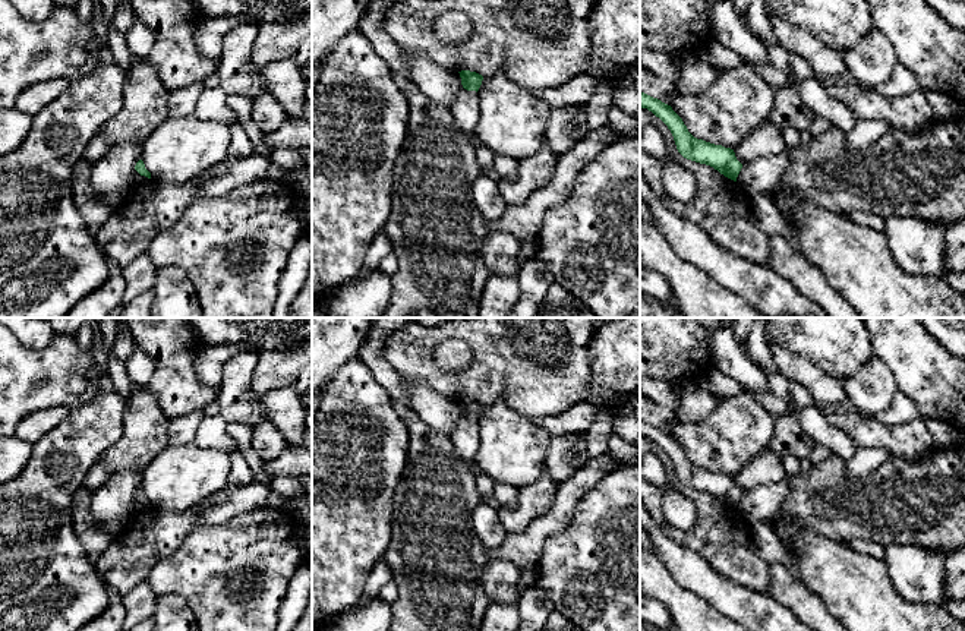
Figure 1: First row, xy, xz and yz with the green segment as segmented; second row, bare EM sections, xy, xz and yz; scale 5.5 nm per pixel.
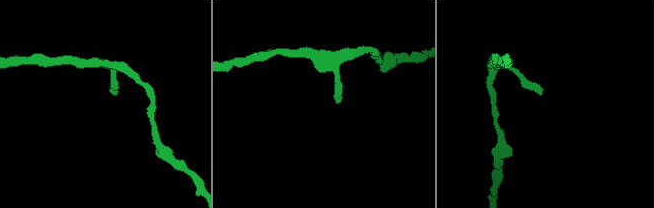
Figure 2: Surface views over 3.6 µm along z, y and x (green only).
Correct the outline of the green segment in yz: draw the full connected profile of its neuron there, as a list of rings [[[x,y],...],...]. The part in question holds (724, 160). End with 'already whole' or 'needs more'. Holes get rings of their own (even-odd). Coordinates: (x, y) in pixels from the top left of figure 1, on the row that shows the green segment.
[[[641,91],[640,108],[647,108],[668,126],[677,149],[684,158],[710,165],[725,177],[737,182],[742,164],[737,160],[734,149],[694,138],[671,105]]]; already whole

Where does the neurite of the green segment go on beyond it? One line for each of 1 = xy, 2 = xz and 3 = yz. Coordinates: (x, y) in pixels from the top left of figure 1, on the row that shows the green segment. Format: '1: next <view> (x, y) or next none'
1: next none
2: next none
3: next none

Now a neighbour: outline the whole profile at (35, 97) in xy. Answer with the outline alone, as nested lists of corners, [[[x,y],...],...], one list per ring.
[[[63,78],[34,83],[19,94],[15,108],[34,117],[48,102],[56,100],[69,83]]]

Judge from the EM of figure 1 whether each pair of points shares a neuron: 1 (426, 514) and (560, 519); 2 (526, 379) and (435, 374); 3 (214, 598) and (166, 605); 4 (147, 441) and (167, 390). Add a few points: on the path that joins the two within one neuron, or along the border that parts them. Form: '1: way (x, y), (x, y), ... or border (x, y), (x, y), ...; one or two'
1: way (460, 548), (466, 554), (500, 554), (526, 545); one
2: way (504, 379), (495, 379), (491, 384), (457, 384); one
3: border (158, 595), (179, 593), (195, 615); two
4: border (150, 391), (169, 419); two

